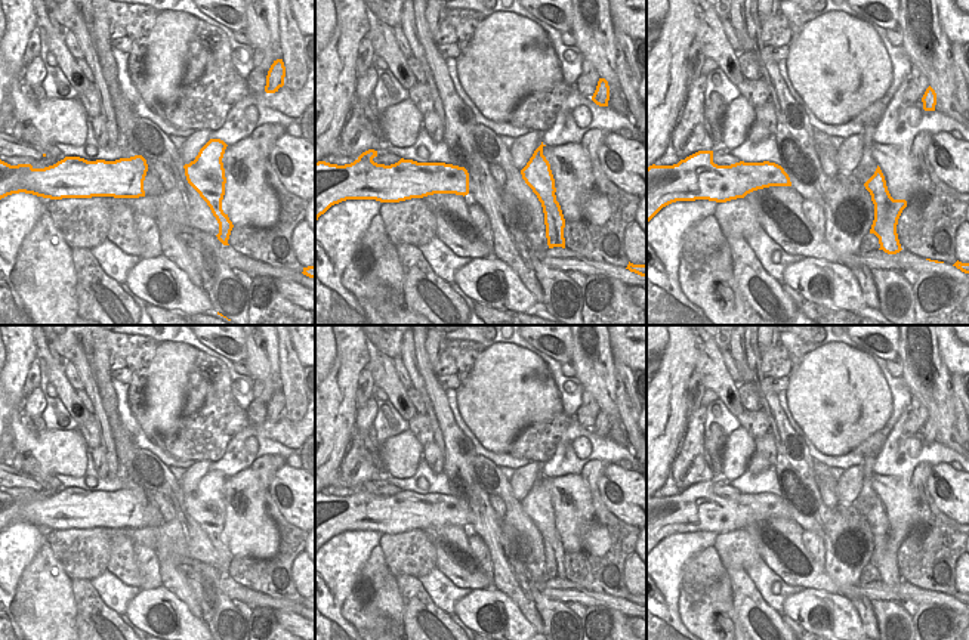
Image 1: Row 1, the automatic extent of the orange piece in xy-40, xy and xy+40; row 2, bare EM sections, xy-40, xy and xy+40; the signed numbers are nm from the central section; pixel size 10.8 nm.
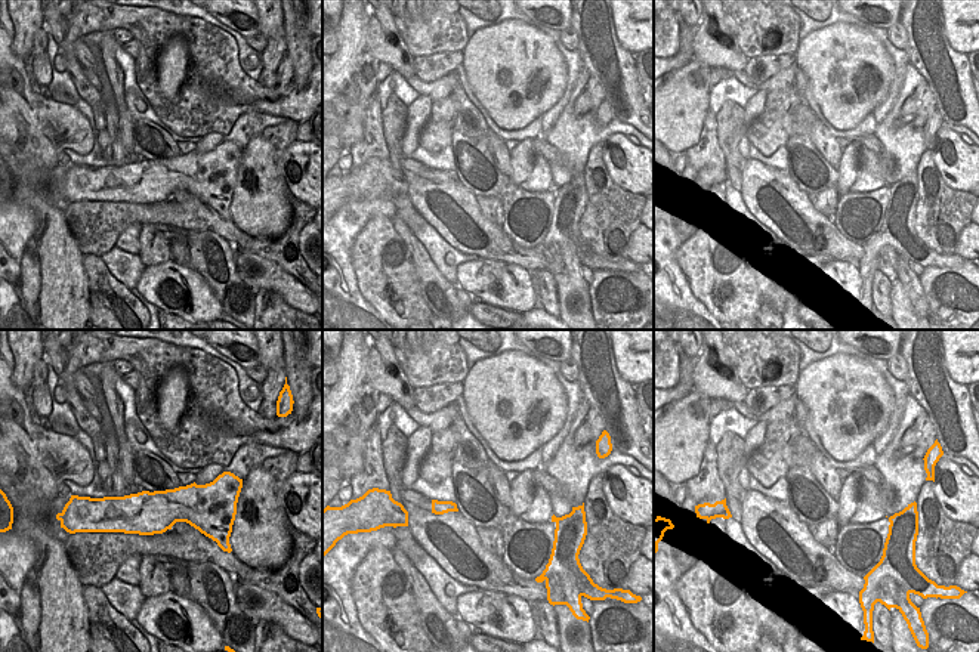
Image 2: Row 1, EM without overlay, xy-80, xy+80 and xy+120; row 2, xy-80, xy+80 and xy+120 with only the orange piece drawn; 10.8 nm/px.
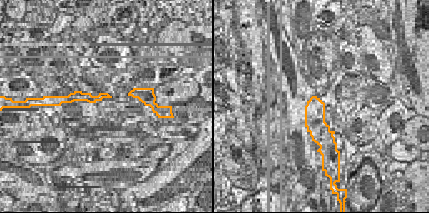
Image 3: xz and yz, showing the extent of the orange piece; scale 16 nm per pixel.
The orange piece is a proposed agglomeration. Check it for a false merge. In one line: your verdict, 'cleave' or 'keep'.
cleave

